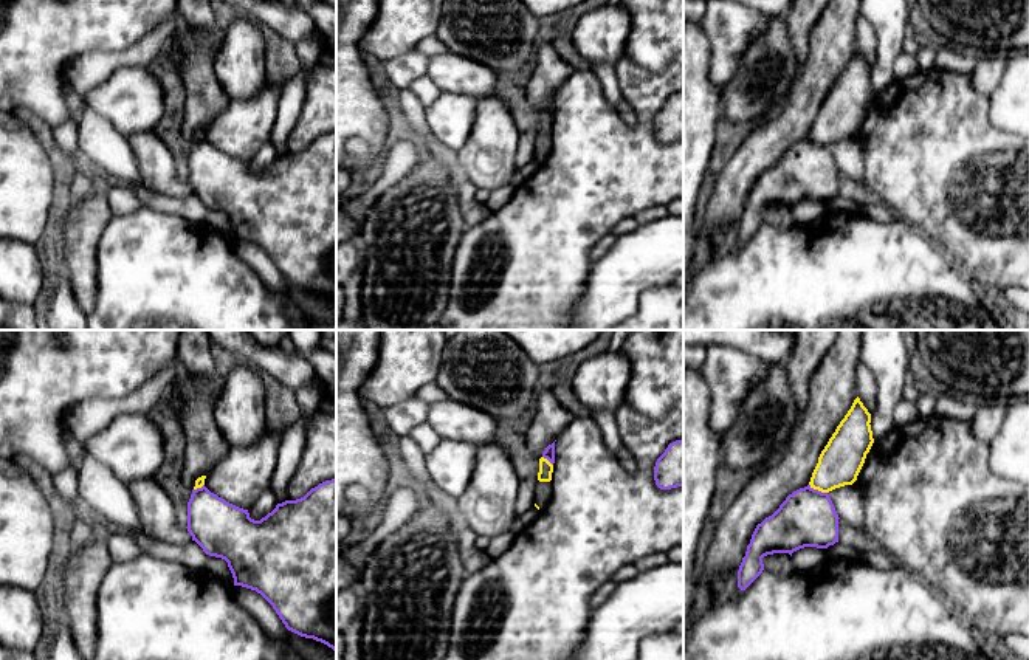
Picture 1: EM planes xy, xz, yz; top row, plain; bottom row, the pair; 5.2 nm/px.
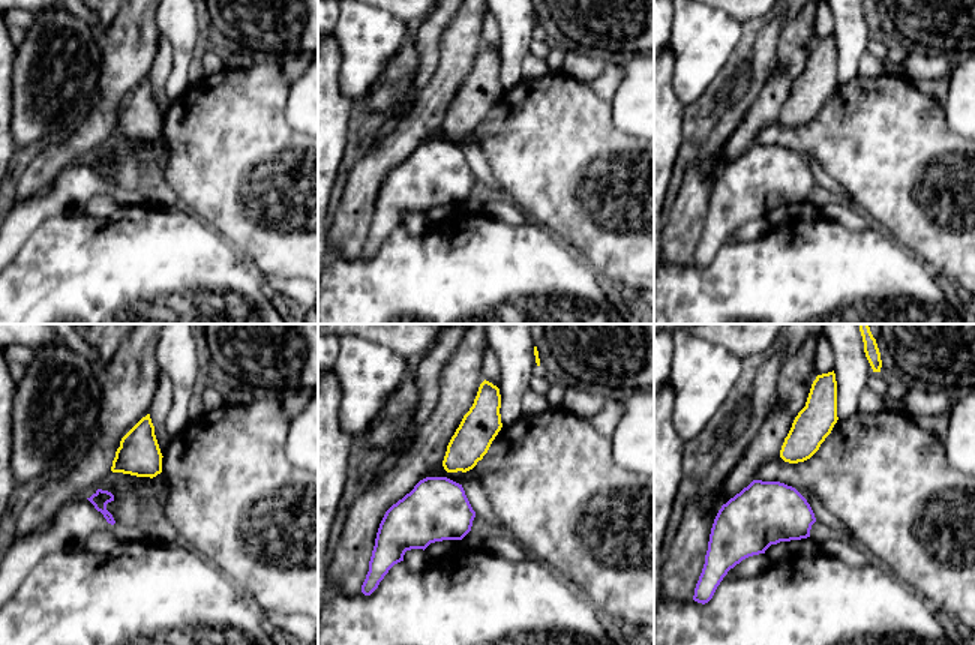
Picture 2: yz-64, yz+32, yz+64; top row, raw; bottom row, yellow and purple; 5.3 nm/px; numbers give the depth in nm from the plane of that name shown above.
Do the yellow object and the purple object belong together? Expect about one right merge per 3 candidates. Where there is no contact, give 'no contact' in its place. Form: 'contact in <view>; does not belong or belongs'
contact in yz; does not belong

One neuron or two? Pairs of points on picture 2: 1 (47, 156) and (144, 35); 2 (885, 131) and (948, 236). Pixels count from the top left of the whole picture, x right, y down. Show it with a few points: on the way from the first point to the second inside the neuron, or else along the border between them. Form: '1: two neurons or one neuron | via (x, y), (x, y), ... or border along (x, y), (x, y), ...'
1: one neuron | via (80, 137), (101, 116), (104, 102), (123, 68)
2: one neuron | via (896, 158), (924, 192), (924, 206), (932, 209)

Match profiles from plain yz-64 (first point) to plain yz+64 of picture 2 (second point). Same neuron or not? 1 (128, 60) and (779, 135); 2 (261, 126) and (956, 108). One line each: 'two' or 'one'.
1: two
2: two

